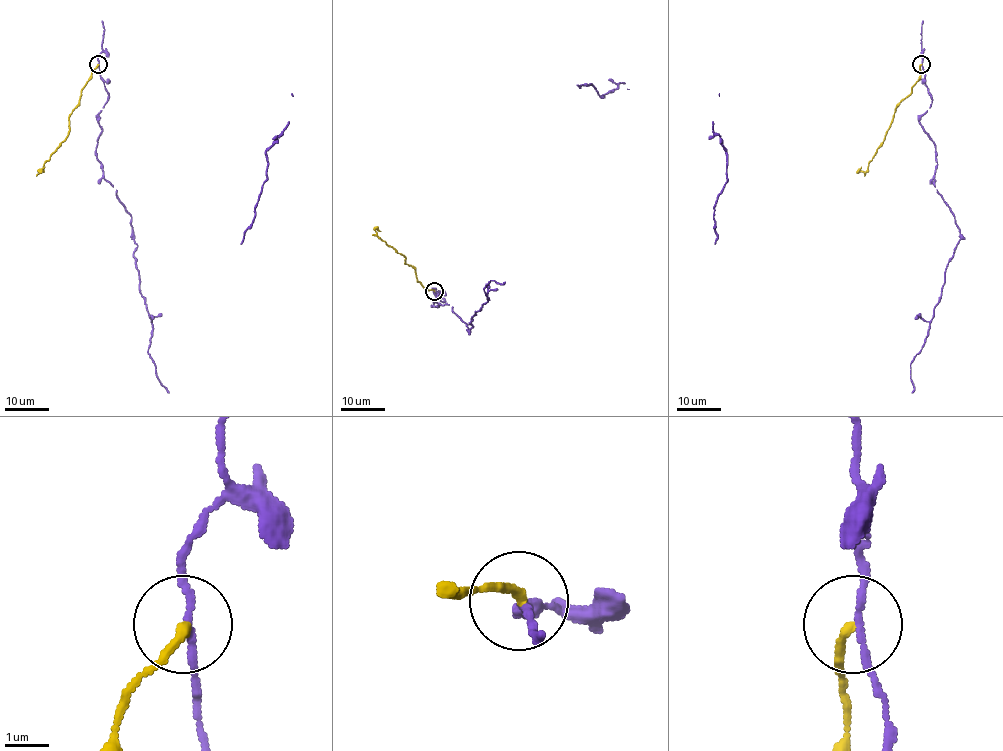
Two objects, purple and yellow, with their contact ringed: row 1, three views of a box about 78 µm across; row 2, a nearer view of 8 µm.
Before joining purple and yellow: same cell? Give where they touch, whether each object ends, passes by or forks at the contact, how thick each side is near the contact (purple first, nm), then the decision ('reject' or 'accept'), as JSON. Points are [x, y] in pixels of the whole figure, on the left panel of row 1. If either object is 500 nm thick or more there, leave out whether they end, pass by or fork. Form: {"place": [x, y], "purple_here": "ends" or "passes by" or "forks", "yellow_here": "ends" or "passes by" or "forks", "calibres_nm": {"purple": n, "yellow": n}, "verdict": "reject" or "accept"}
{"place": [98, 64], "purple_here": "passes by", "yellow_here": "ends", "calibres_nm": {"purple": 140, "yellow": 200}, "verdict": "reject"}

